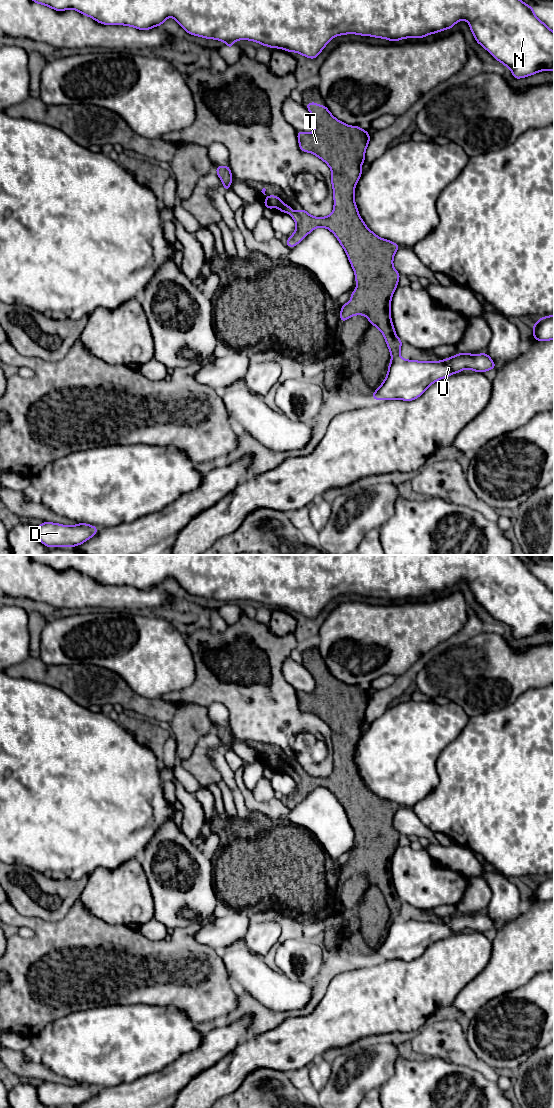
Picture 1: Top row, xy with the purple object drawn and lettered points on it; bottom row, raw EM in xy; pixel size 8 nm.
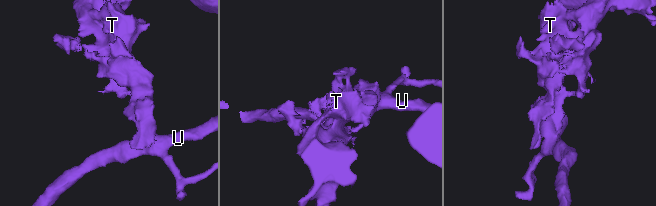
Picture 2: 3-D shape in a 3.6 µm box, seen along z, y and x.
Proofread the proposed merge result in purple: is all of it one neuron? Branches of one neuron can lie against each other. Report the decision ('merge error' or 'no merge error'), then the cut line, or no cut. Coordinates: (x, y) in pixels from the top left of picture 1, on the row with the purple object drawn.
no merge error; cut none

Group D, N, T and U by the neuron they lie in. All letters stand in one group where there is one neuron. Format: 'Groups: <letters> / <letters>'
Groups: D N T U

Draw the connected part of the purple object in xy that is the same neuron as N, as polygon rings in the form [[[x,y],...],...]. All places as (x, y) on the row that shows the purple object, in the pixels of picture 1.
[[[32,0],[37,4],[46,5],[58,12],[67,9],[74,9],[79,13],[91,17],[98,23],[104,25],[125,25],[134,27],[140,30],[149,30],[155,26],[162,26],[162,23],[168,18],[174,18],[177,23],[186,31],[194,36],[199,36],[207,39],[215,39],[226,43],[229,49],[232,48],[233,43],[237,40],[250,40],[258,42],[260,45],[268,46],[270,48],[280,48],[288,52],[297,52],[307,58],[315,59],[328,42],[336,36],[345,34],[357,34],[362,36],[372,36],[376,38],[383,38],[390,41],[397,42],[405,38],[419,38],[428,36],[433,33],[441,32],[445,29],[451,29],[460,20],[466,20],[469,23],[475,40],[483,48],[485,48],[497,61],[504,64],[512,71],[512,76],[515,79],[524,78],[540,71],[550,70],[554,71],[554,32],[542,21],[540,21],[535,13],[534,8],[527,5],[521,0]]]

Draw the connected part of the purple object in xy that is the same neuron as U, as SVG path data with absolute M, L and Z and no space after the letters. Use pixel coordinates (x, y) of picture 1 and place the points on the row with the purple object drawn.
M306 102L306 105L315 120L315 128L312 133L297 131L299 148L302 152L314 154L330 167L334 198L333 211L327 217L313 217L304 209L292 211L291 205L285 205L279 197L275 195L267 196L265 188L261 191L266 196L263 204L271 210L276 206L280 212L290 214L295 221L296 230L286 240L288 247L293 248L306 238L311 231L318 227L324 227L336 236L344 248L354 270L357 287L350 295L351 301L341 307L340 322L344 322L354 315L366 316L370 324L376 326L383 334L392 358L385 380L376 391L373 391L372 397L374 400L400 399L412 401L420 397L431 384L459 373L463 369L482 373L496 369L494 361L487 353L458 353L438 362L406 360L400 357L400 348L403 342L395 333L390 310L391 299L401 276L393 267L393 258L400 246L397 243L380 238L373 231L370 231L360 217L354 200L355 186L362 176L361 165L365 161L365 151L370 141L369 133L366 129L363 131L359 126L349 126L337 120L329 112L326 105L320 106L316 102Z

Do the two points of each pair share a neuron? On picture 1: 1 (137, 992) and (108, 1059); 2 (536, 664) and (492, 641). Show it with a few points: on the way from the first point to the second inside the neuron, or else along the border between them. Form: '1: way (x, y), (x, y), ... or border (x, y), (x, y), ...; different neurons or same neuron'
1: border (109, 1004), (152, 1004), (155, 1006); different neurons
2: way (525, 664), (515, 664), (503, 652); same neuron

